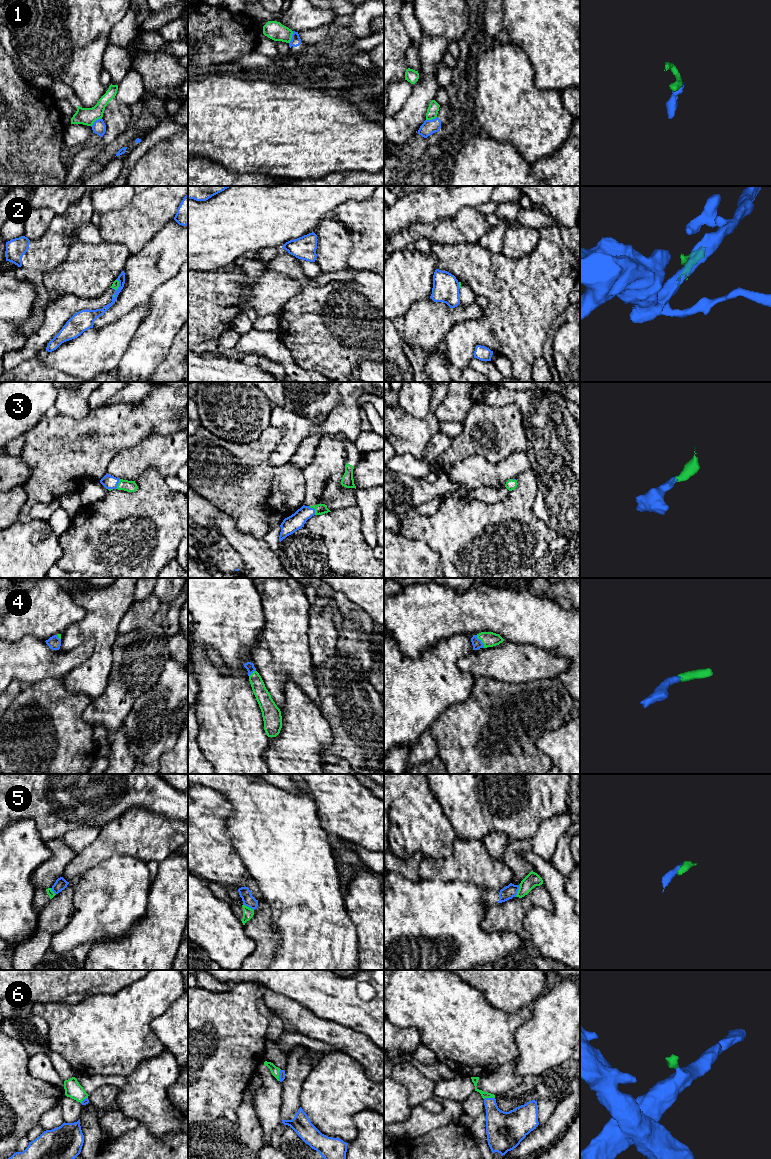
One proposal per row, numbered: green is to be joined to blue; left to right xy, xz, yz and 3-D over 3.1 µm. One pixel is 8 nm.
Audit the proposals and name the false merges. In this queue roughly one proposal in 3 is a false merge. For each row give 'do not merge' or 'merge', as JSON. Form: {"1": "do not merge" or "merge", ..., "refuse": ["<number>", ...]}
{"1": "do not merge", "2": "do not merge", "3": "merge", "4": "merge", "5": "do not merge", "6": "merge", "refuse": ["1", "2", "5"]}

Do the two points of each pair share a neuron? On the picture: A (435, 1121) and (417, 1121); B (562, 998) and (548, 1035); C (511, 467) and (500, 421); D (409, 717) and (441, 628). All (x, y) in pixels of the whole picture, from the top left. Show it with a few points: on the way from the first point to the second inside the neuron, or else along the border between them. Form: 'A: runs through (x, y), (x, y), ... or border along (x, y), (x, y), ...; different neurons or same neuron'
A: runs through (431, 1121), (421, 1121); same neuron
B: runs through (562, 1007), (562, 1018), (557, 1026); same neuron
C: runs through (502, 456), (500, 454), (500, 432); same neuron
D: border along (450, 637), (440, 639), (415, 658); different neurons

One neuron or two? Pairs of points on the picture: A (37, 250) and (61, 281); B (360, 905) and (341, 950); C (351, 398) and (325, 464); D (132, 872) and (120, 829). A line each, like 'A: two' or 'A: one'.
A: two
B: two
C: two
D: two

